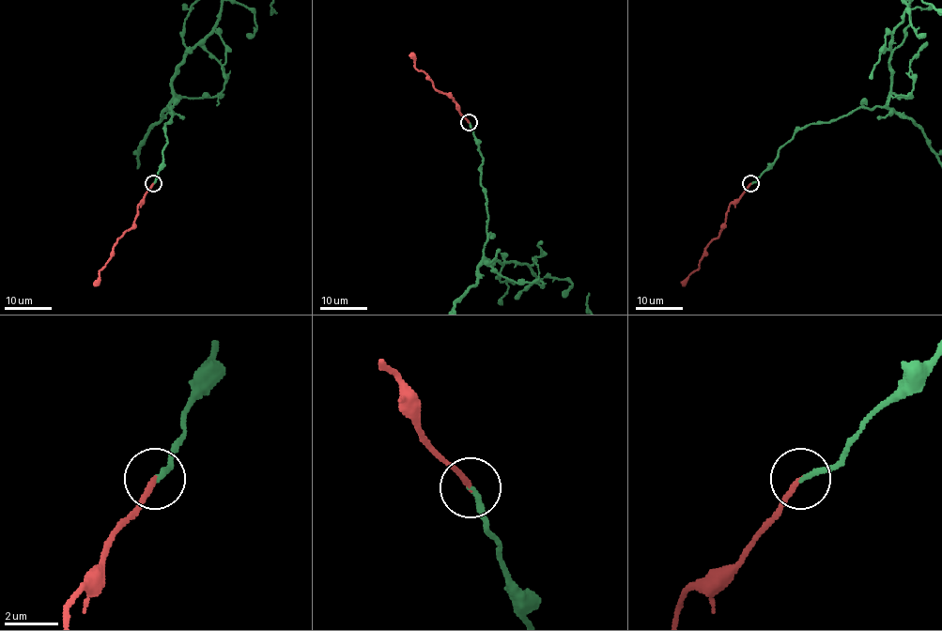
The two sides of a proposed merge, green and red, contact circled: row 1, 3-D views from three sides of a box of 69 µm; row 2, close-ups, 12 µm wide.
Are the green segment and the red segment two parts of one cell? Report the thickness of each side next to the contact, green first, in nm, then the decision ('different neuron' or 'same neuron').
190/190 nm | same neuron

